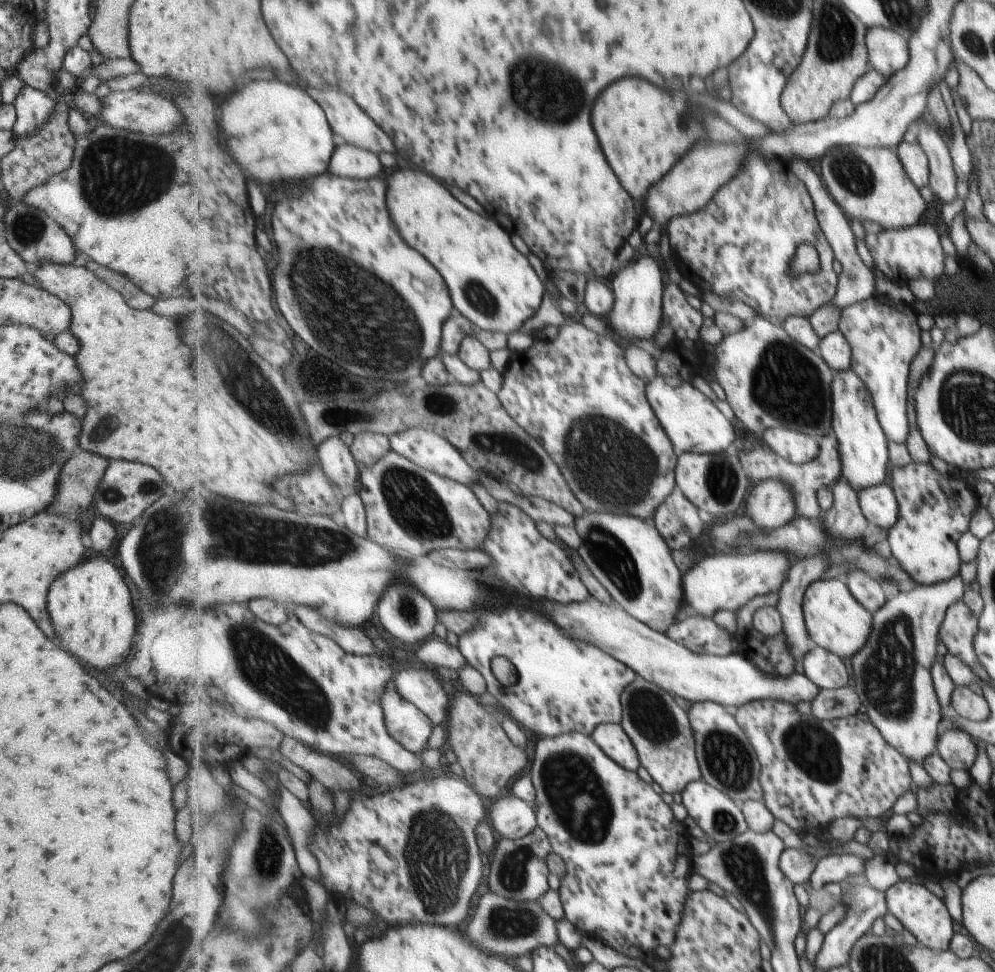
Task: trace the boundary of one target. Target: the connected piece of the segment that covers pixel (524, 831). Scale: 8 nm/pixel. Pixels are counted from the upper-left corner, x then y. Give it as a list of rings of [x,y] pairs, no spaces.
[[[512,793],[498,797],[491,804],[489,815],[495,832],[506,839],[523,838],[539,826],[534,804]]]

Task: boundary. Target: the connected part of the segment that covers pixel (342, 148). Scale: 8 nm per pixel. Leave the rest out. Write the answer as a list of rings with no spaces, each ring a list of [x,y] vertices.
[[[345,143],[337,144],[329,172],[338,177],[347,177],[357,180],[369,180],[378,177],[383,170],[379,156],[367,152],[361,147]]]

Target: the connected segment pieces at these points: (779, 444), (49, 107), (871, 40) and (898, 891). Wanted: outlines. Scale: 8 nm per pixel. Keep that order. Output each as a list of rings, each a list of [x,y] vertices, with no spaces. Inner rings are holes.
[[[787,427],[767,429],[761,438],[773,452],[802,465],[816,459],[820,453],[819,439]]]
[[[25,84],[15,94],[12,104],[16,112],[16,120],[11,129],[13,136],[22,137],[36,131],[54,111],[53,101],[45,93]]]
[[[868,27],[865,44],[869,55],[869,66],[889,78],[901,70],[908,61],[906,40],[894,30],[883,27]]]
[[[900,880],[886,889],[884,892],[886,910],[889,911],[899,922],[902,928],[908,930],[916,938],[916,942],[934,951],[945,950],[949,938],[953,936],[951,920],[945,910],[945,904],[935,898],[929,890],[925,890],[922,884]]]

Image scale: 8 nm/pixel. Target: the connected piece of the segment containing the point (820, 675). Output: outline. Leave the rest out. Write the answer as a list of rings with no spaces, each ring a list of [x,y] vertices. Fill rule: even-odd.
[[[814,645],[801,662],[803,672],[821,689],[838,689],[849,684],[845,659]]]

